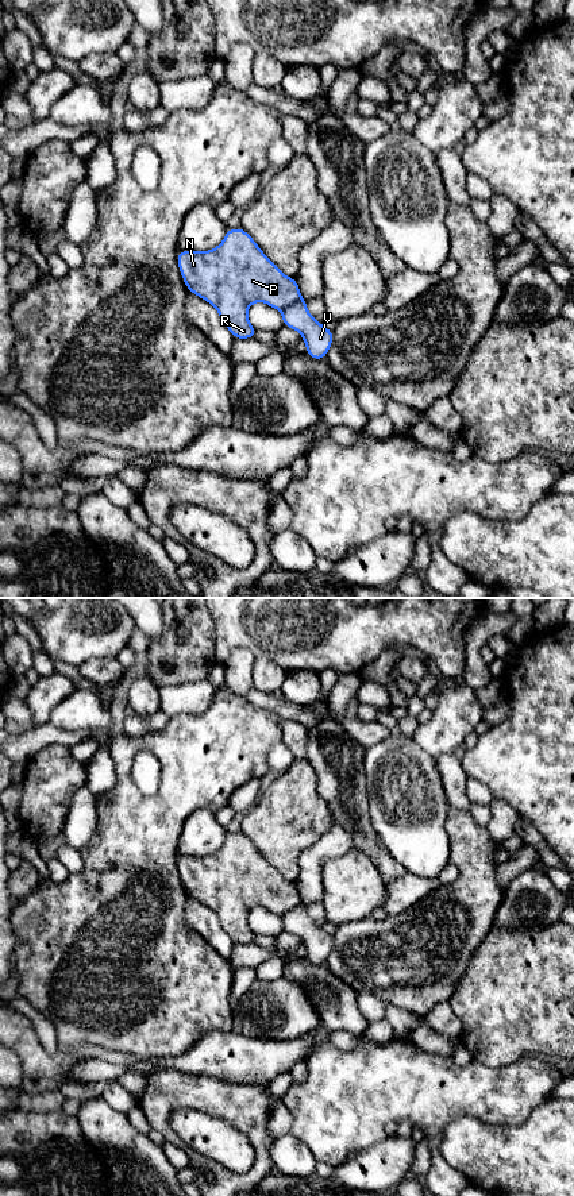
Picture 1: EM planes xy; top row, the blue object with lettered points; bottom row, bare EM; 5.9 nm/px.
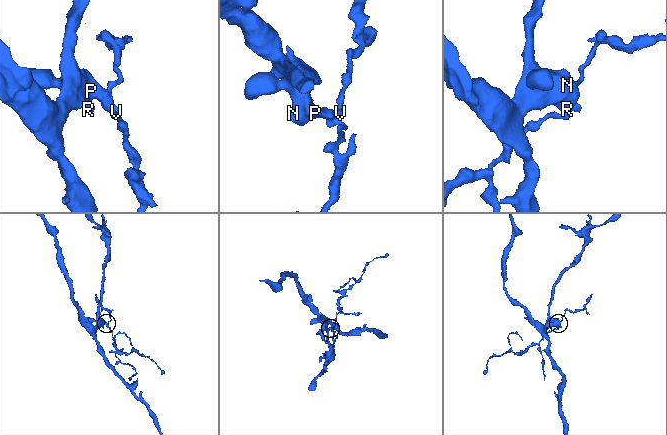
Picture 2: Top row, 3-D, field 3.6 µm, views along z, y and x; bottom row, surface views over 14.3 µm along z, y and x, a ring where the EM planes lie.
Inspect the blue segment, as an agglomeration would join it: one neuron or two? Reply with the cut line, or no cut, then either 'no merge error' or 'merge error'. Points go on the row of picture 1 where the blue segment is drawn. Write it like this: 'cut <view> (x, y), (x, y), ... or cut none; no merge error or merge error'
cut xy (301, 297), (281, 312); merge error

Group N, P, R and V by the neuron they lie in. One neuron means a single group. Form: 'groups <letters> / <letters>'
groups N P R / V

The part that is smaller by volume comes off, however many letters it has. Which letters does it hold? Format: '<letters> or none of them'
V

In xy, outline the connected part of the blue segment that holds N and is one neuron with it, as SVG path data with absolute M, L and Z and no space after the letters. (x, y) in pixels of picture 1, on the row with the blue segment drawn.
M227 229L223 242L209 251L178 251L177 265L189 292L209 302L234 339L253 339L255 328L247 312L251 304L265 302L282 312L301 298L296 278L286 277L243 229Z

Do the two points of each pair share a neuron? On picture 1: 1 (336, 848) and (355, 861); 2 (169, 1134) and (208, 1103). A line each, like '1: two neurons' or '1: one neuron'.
1: two neurons
2: one neuron

